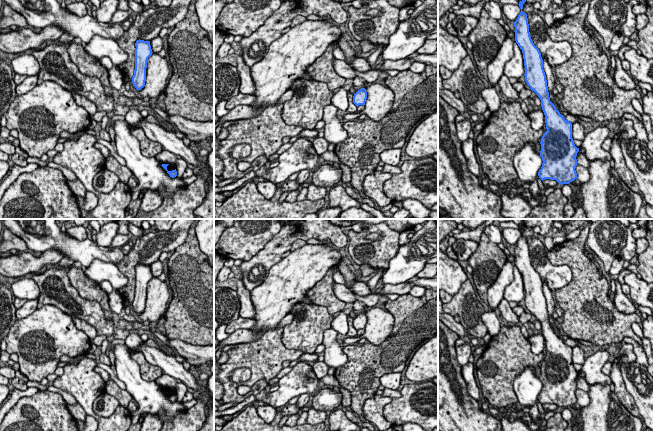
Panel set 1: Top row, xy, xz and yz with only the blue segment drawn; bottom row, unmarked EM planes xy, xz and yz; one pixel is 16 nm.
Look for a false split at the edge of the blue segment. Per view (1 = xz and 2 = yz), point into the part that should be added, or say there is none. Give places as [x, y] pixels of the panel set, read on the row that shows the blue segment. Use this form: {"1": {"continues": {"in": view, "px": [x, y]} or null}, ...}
{"1": {"continues": null}, "2": {"continues": null}}

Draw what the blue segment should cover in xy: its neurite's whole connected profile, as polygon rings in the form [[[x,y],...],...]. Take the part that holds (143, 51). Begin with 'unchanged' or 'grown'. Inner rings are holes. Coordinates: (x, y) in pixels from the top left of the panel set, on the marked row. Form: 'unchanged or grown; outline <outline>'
unchanged; outline [[[139,39],[135,46],[135,70],[132,83],[137,90],[141,90],[145,86],[147,61],[153,52],[150,41]]]

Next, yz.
unchanged; outline [[[526,0],[519,2],[520,14],[514,23],[515,41],[522,50],[525,81],[541,100],[545,115],[547,131],[541,138],[540,157],[542,167],[539,178],[556,180],[559,184],[569,184],[577,179],[576,166],[579,148],[572,138],[572,123],[567,121],[550,101],[543,59],[539,49],[534,45],[530,32],[527,14],[522,11]]]

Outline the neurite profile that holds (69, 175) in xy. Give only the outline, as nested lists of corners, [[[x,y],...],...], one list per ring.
[[[49,162],[47,163],[47,166],[50,167],[50,168],[55,168],[55,169],[59,169],[62,171],[63,175],[65,176],[65,178],[67,180],[70,180],[70,181],[74,181],[77,179],[75,173],[73,171],[71,171],[70,169],[66,168],[66,167],[63,167],[59,164],[56,164],[55,162]]]

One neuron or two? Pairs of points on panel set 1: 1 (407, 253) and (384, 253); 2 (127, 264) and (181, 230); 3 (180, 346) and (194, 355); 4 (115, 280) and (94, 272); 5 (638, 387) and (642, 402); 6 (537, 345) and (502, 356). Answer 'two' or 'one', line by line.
1: two
2: one
3: one
4: one
5: one
6: two

